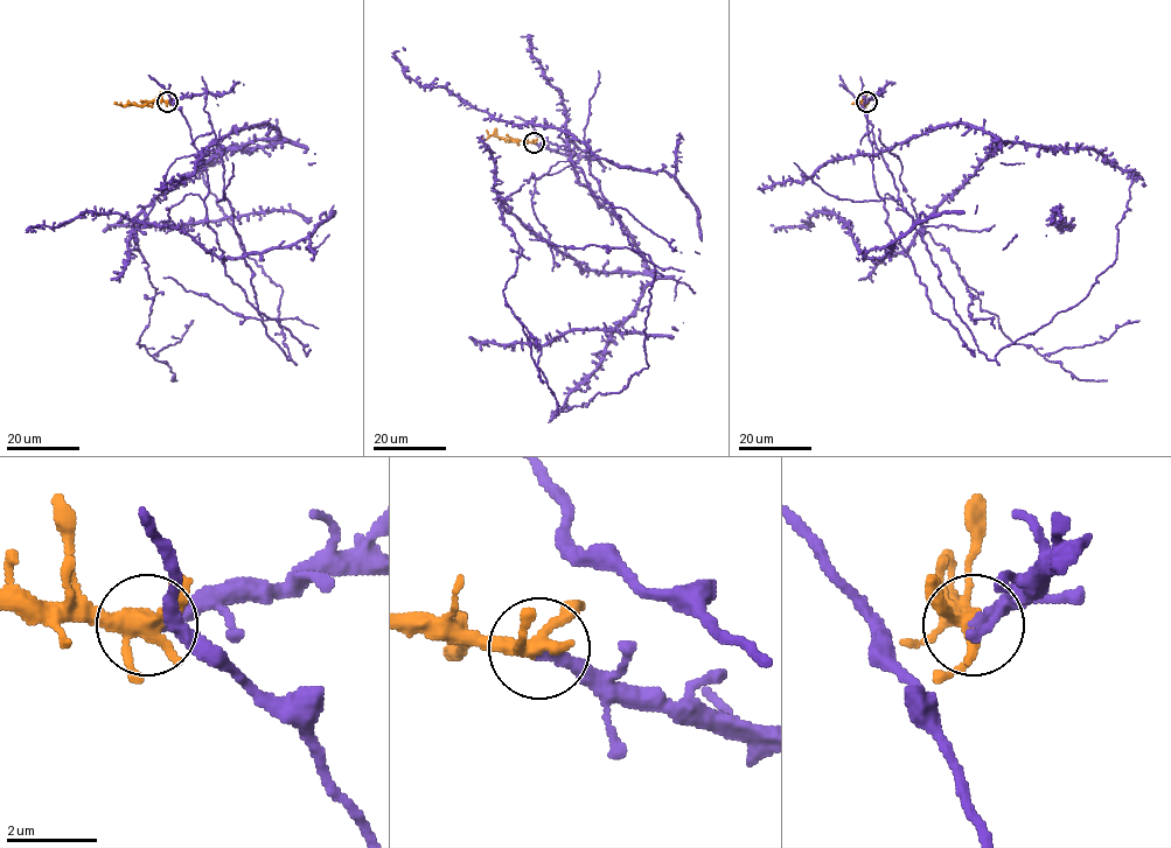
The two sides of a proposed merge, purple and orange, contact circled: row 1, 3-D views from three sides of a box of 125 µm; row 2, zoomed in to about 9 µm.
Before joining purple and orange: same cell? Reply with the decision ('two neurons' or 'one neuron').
one neuron

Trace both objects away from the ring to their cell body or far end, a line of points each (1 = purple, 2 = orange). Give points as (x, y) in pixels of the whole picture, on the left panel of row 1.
1: (167, 102), (202, 155), (264, 123), (287, 141), (199, 172), (280, 286), (290, 359), (258, 314), (202, 76)
2: (167, 102), (150, 100), (144, 105), (113, 103)

